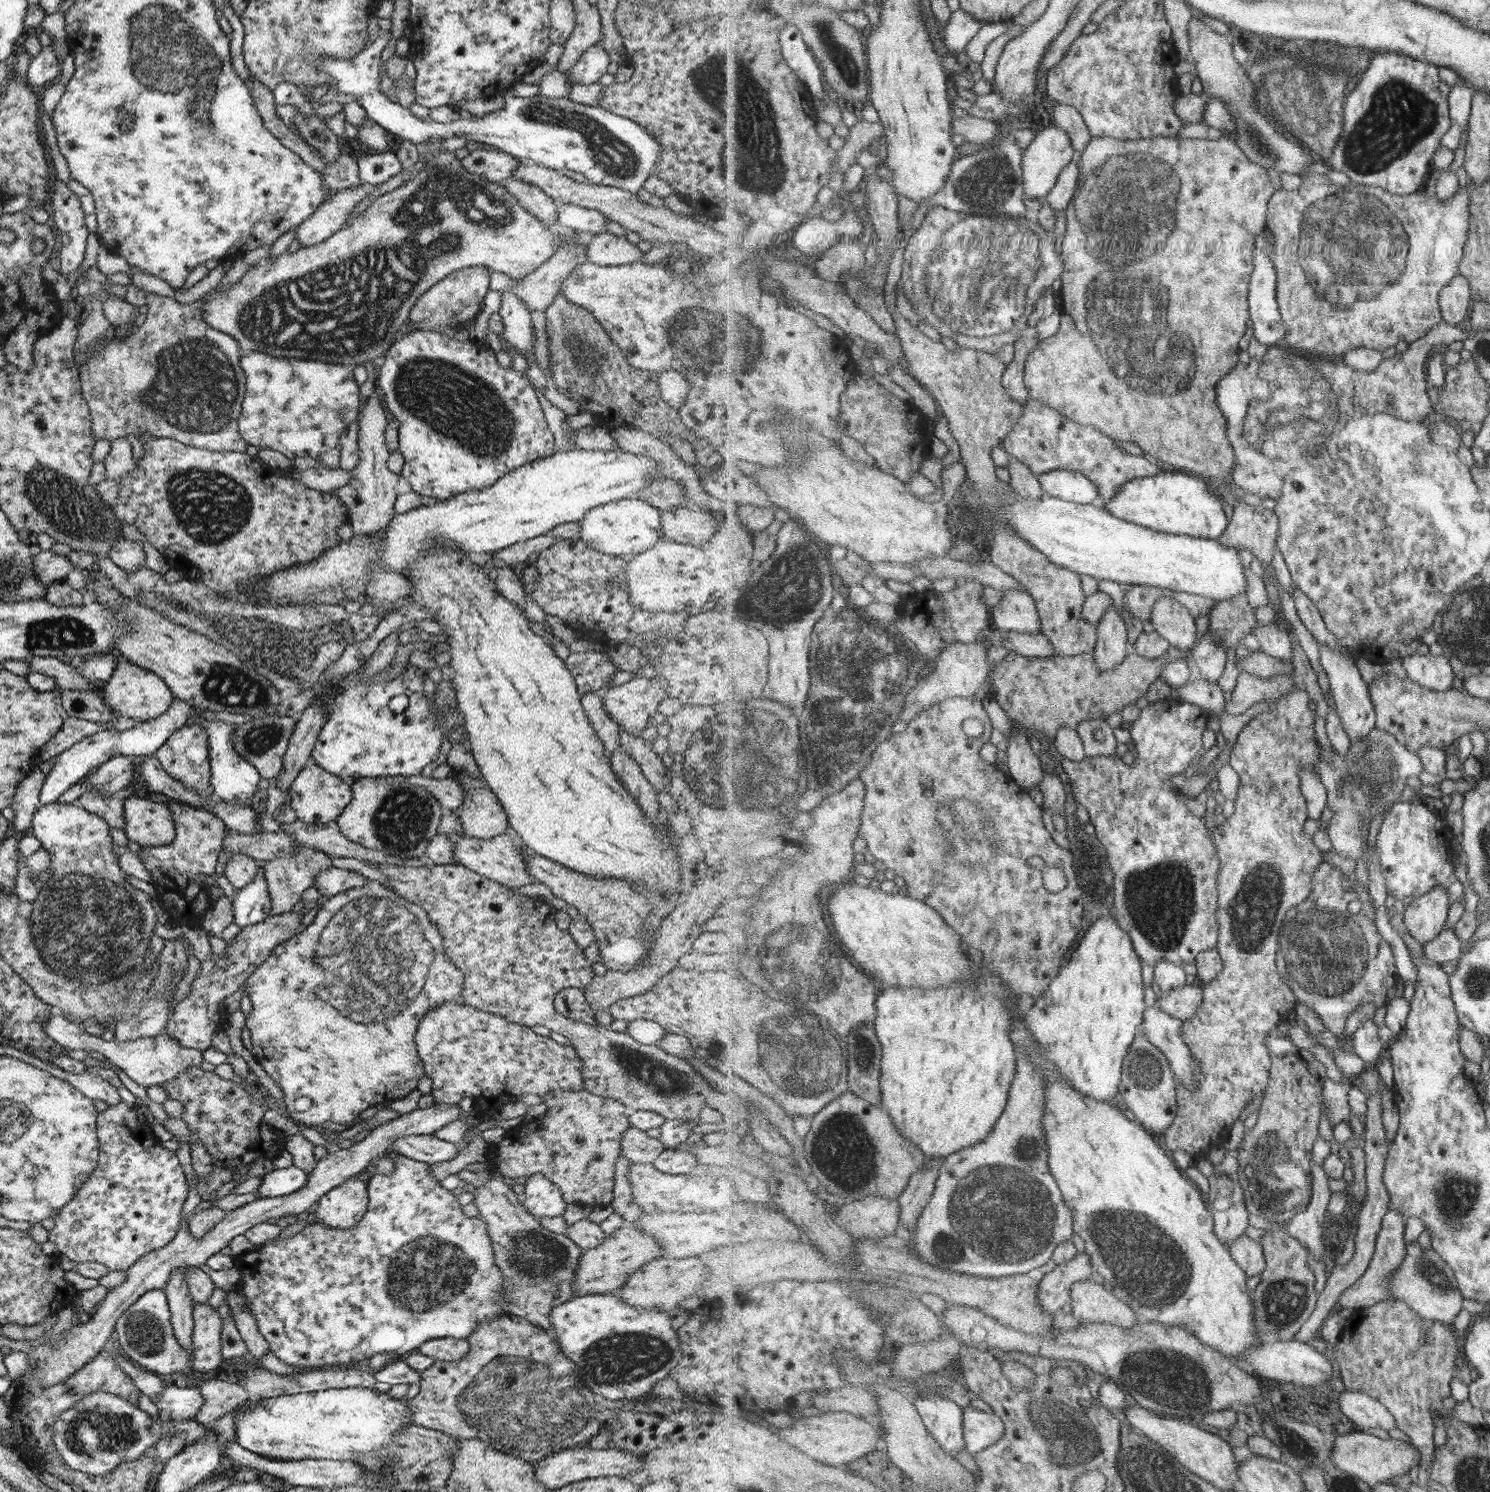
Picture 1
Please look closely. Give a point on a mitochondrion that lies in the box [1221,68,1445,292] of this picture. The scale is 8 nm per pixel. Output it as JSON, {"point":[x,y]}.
{"point":[1401,117]}

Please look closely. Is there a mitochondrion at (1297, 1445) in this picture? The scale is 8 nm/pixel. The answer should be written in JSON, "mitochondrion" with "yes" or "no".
{"mitochondrion":"yes"}

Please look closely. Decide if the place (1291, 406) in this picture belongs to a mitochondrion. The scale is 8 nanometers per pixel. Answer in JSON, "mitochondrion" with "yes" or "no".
{"mitochondrion":"yes"}

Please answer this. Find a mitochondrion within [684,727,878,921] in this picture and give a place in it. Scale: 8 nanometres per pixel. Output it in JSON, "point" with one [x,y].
{"point":[707,781]}

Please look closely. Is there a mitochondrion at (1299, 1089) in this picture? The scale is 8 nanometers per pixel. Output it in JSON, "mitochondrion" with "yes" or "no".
{"mitochondrion":"no"}

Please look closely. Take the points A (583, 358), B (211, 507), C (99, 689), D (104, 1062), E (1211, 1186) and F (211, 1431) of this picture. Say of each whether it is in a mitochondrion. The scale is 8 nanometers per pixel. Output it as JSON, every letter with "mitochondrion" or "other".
{"A":"mitochondrion","B":"mitochondrion","C":"other","D":"other","E":"other","F":"other"}

